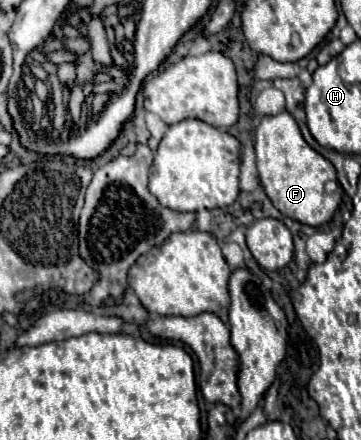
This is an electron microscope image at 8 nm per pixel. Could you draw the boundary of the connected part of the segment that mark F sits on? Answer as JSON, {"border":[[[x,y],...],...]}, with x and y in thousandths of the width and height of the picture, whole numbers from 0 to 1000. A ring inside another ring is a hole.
{"border":[[[798,255],[726,268],[726,277],[709,286],[704,341],[726,423],[748,445],[753,464],[787,491],[870,518],[914,505],[947,455],[953,432],[947,423],[936,436],[903,432],[903,414],[931,414],[931,386],[898,355],[886,355],[870,336],[853,332],[820,273]]]}

